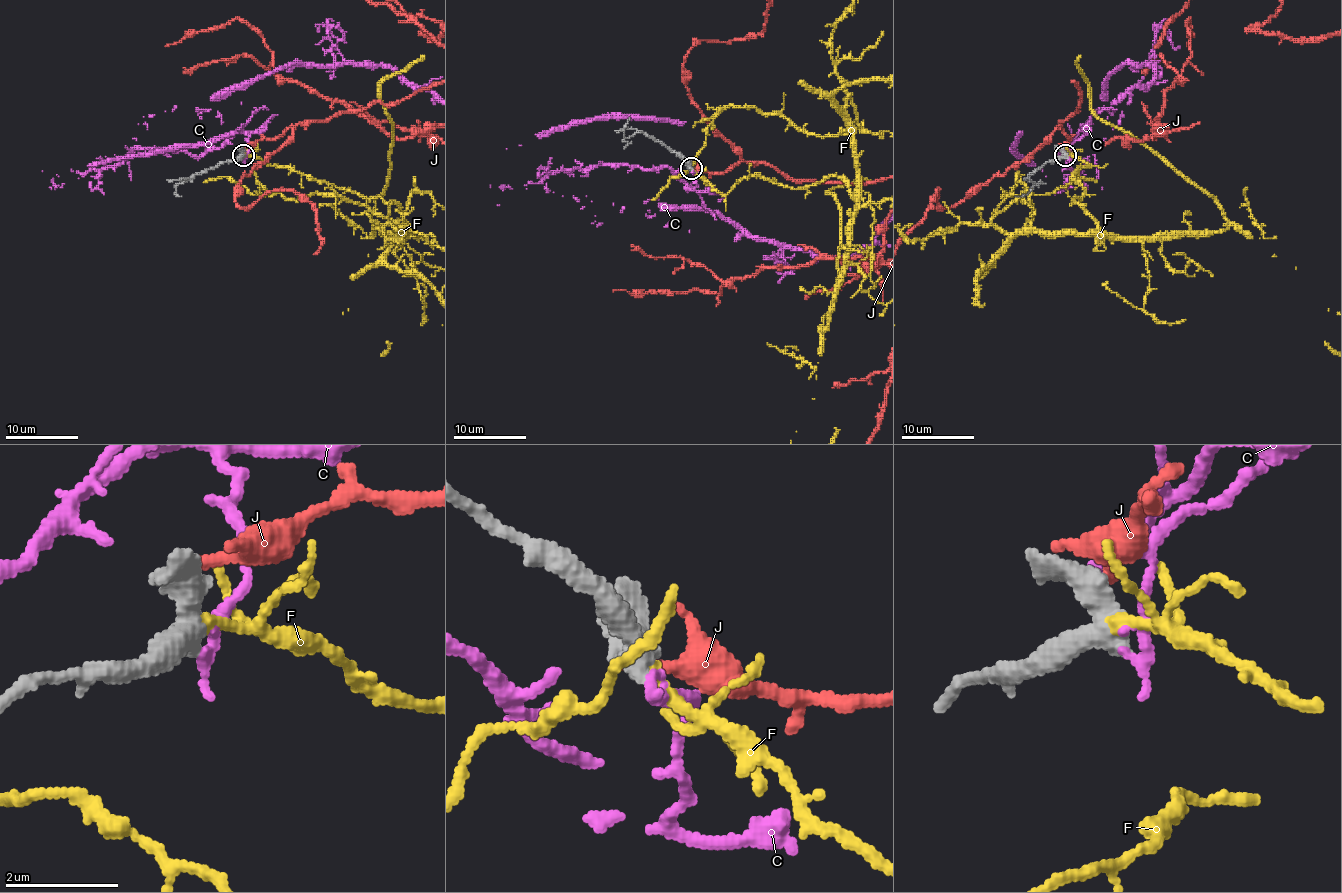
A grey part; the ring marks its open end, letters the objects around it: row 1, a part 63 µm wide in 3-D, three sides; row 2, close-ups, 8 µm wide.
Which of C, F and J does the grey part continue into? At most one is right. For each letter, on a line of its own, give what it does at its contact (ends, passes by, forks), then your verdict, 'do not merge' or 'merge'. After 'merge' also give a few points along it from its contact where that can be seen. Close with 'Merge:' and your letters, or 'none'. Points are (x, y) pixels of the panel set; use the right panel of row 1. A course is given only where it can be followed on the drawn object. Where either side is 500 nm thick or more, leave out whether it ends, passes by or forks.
C: it ends there; do not merge
F: it ends there; merge
J: it ends there; do not merge
Merge: F

